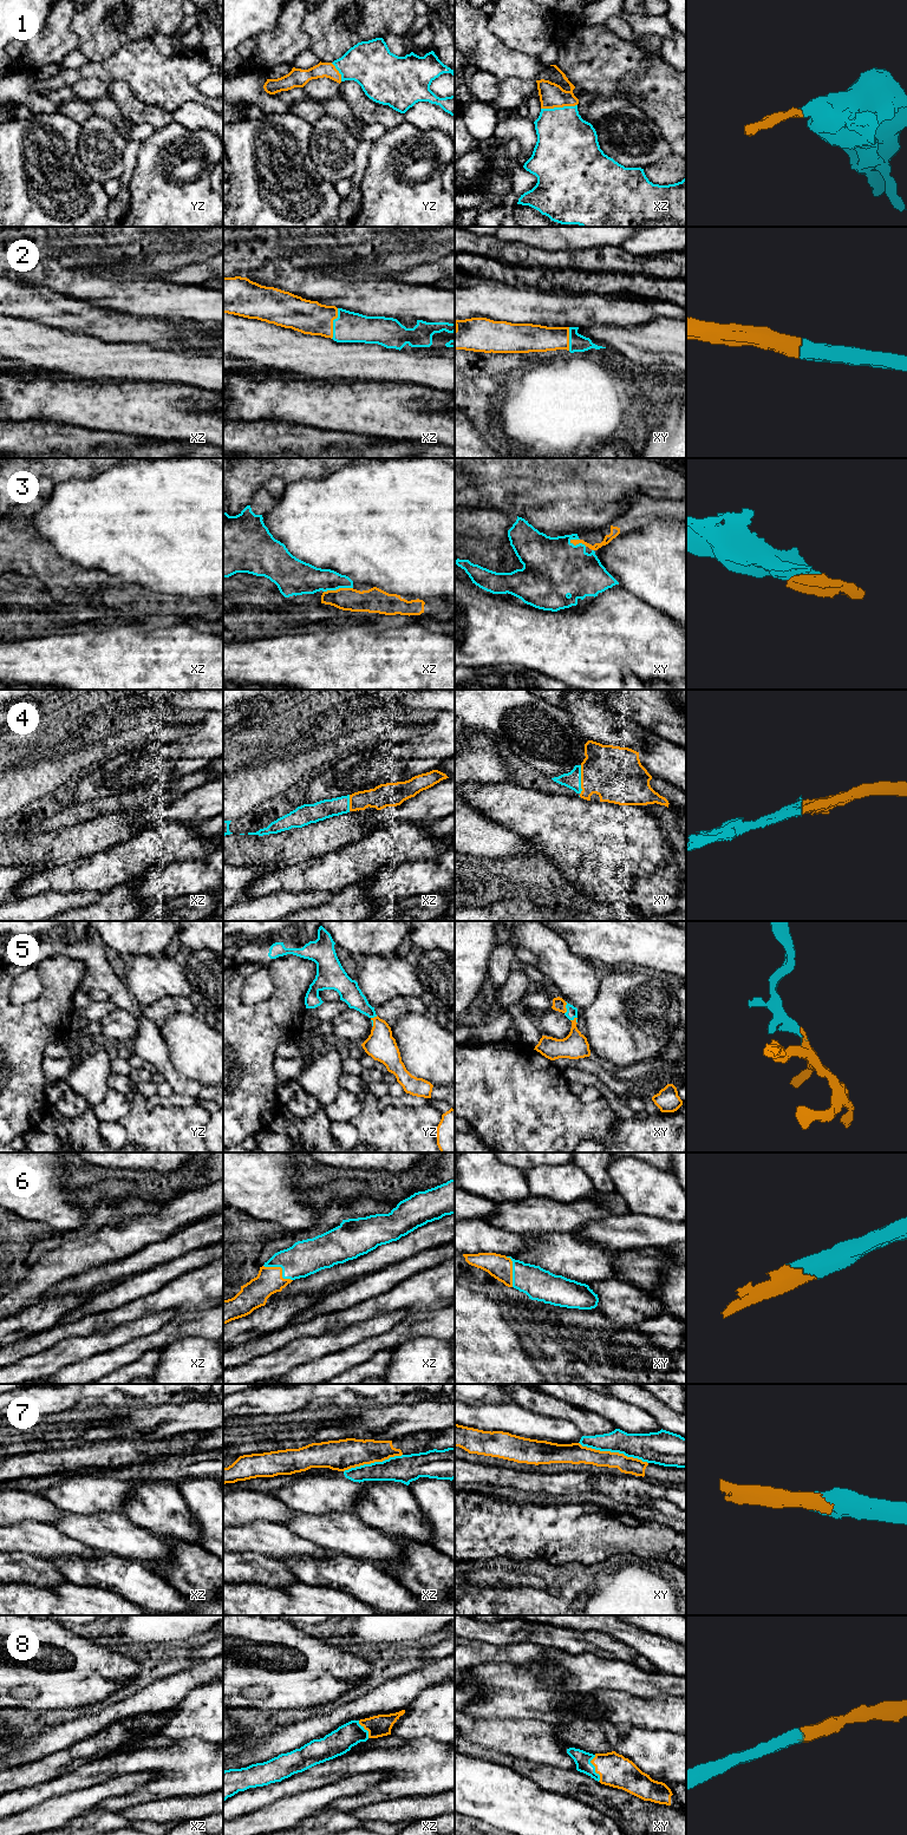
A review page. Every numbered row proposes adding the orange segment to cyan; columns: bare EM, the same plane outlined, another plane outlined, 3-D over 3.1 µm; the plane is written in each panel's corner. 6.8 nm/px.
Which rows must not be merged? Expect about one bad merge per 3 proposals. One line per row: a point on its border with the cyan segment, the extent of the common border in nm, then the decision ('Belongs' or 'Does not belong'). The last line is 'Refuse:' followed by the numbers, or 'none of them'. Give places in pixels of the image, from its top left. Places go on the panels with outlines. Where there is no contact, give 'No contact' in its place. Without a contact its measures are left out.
1: Touches cyan at xz (559, 108). Shared border 260 nm. Belongs
2: Touches cyan at xz (333, 324). Shared border 220 nm. Belongs
3: Touches cyan at xz (338, 588). Shared border 200 nm. Belongs
4: Touches cyan at xy (580, 779). Shared border 200 nm. Belongs
5: Touches cyan at xy (566, 1007). Shared border 90 nm. Belongs
6: Touches cyan at xz (281, 1267). Shared border 220 nm. Belongs
7: Touches cyan at xy (613, 1451). Shared border 500 nm. Does not belong
8: Touches cyan at xy (594, 1768). Shared border 190 nm. Belongs
Refuse: 7

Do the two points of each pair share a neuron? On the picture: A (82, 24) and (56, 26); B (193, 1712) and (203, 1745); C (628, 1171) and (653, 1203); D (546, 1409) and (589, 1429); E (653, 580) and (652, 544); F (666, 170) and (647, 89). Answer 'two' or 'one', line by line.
A: two
B: two
C: one
D: one
E: one
F: two

